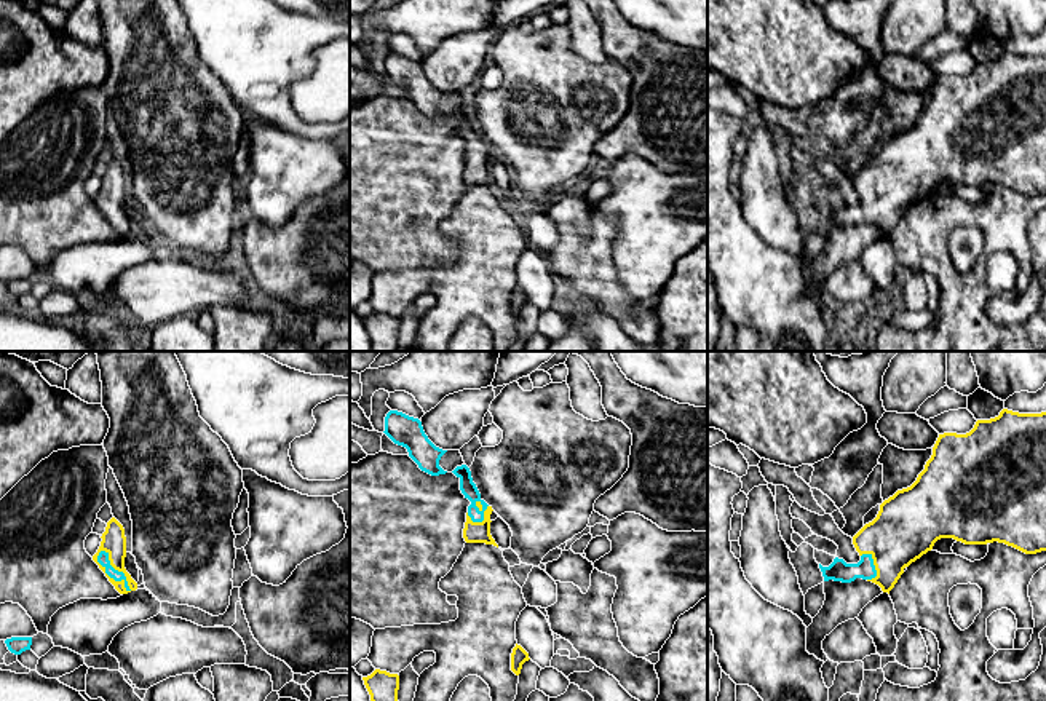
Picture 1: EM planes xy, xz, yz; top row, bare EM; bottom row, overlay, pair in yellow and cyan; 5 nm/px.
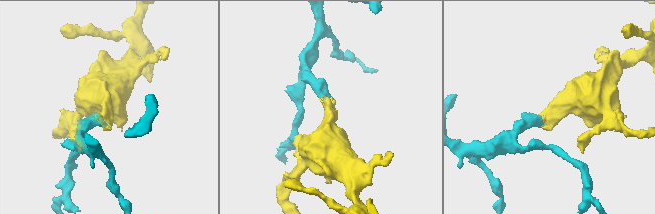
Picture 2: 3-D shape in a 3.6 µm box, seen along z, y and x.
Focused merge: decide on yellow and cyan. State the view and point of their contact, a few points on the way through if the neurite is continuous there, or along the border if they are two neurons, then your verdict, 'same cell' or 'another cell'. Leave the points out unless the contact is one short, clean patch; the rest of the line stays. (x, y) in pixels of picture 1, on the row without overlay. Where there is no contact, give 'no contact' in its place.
contact xy (118, 213); way xy (114, 184), (118, 213), (103, 200); same cell

